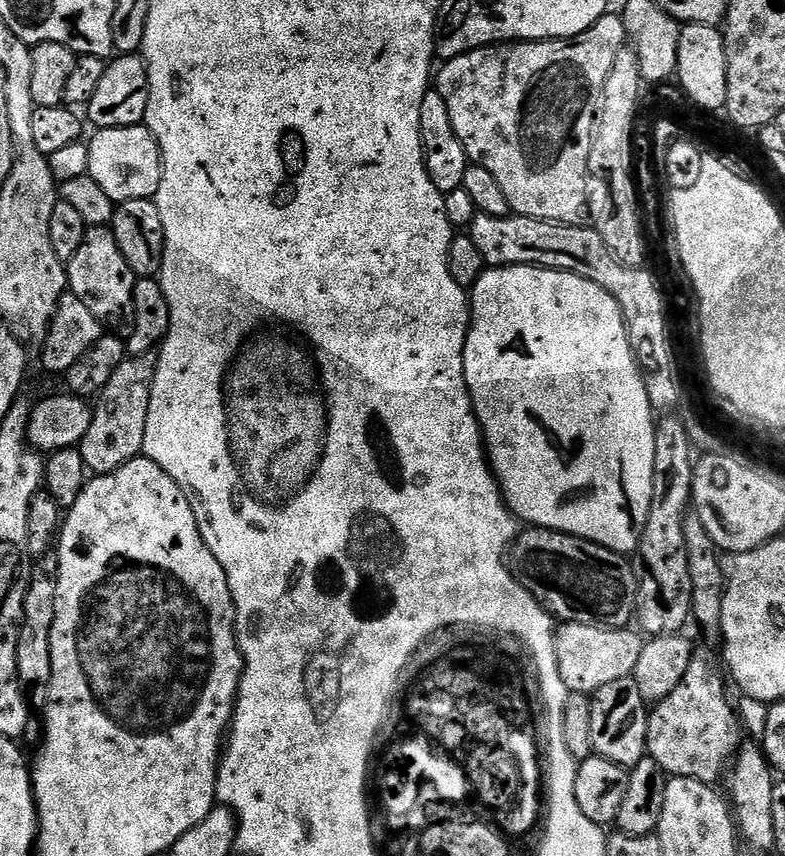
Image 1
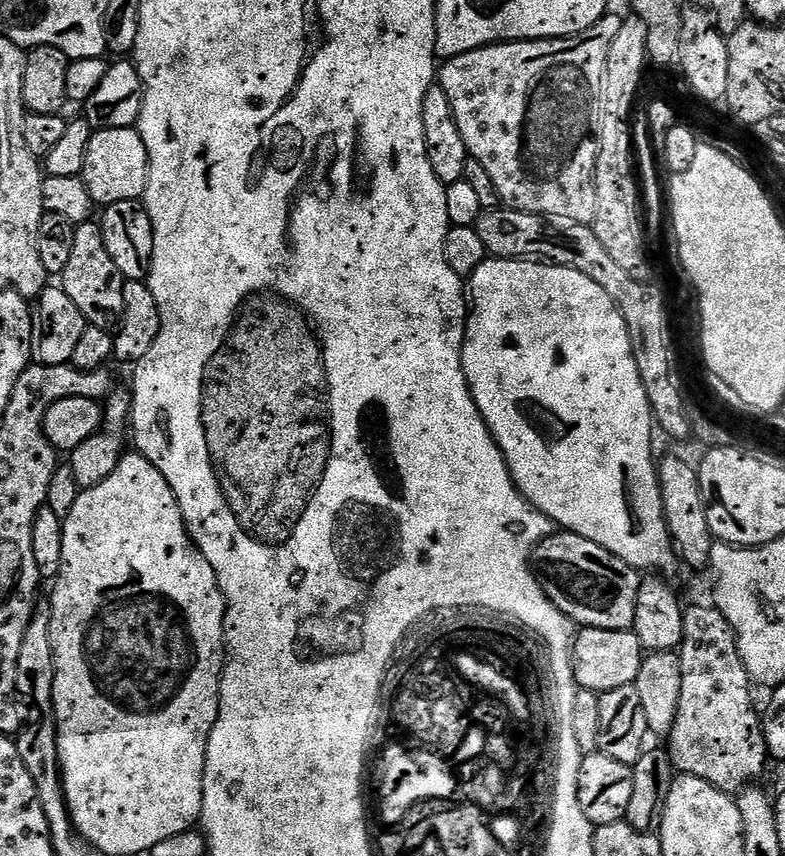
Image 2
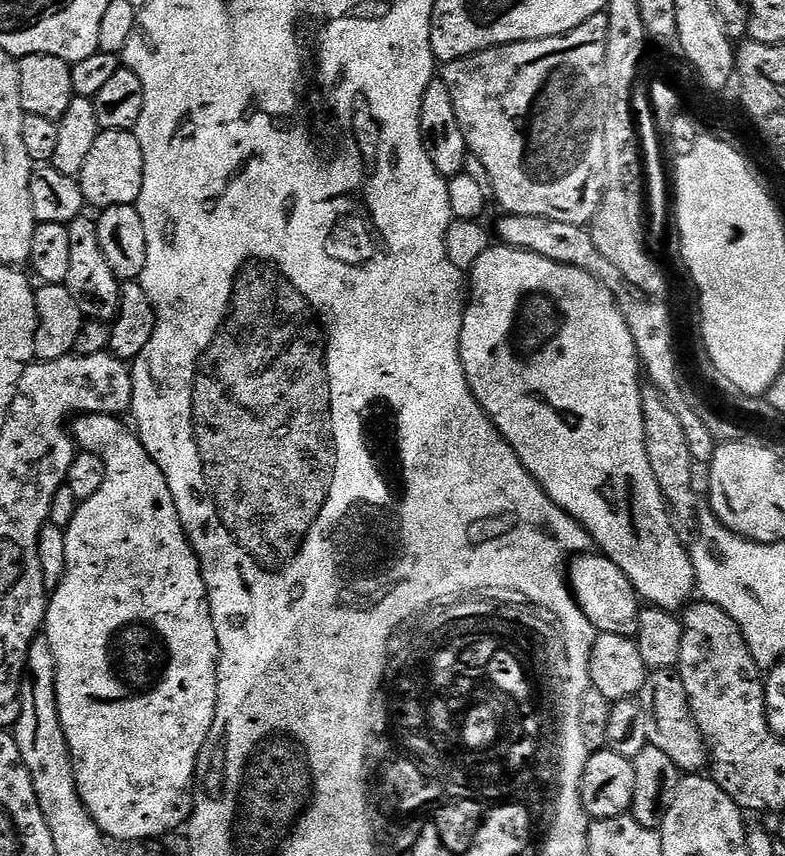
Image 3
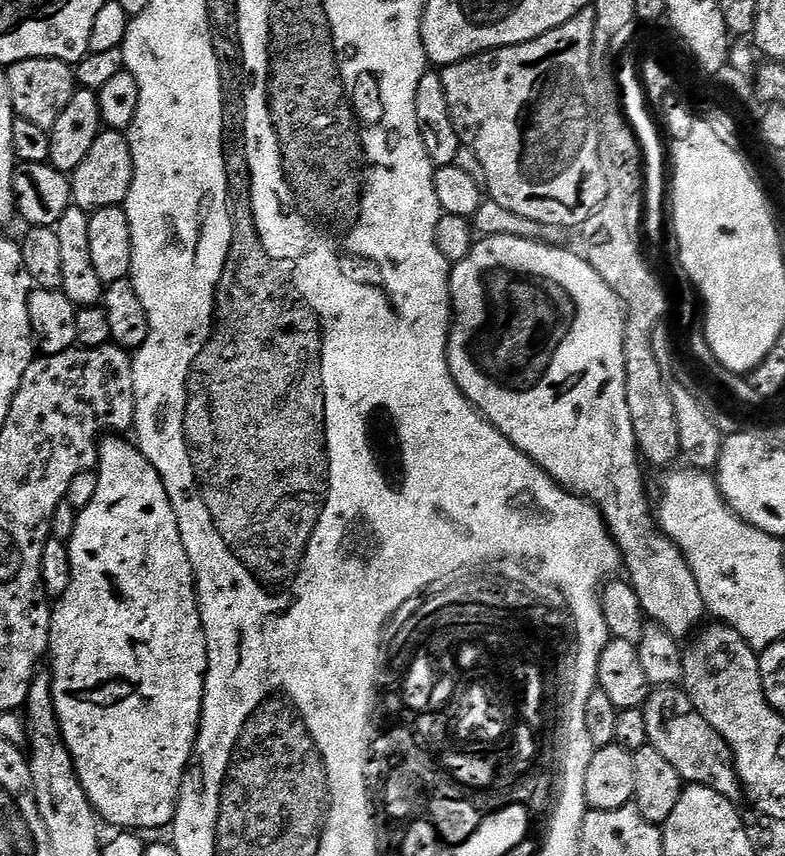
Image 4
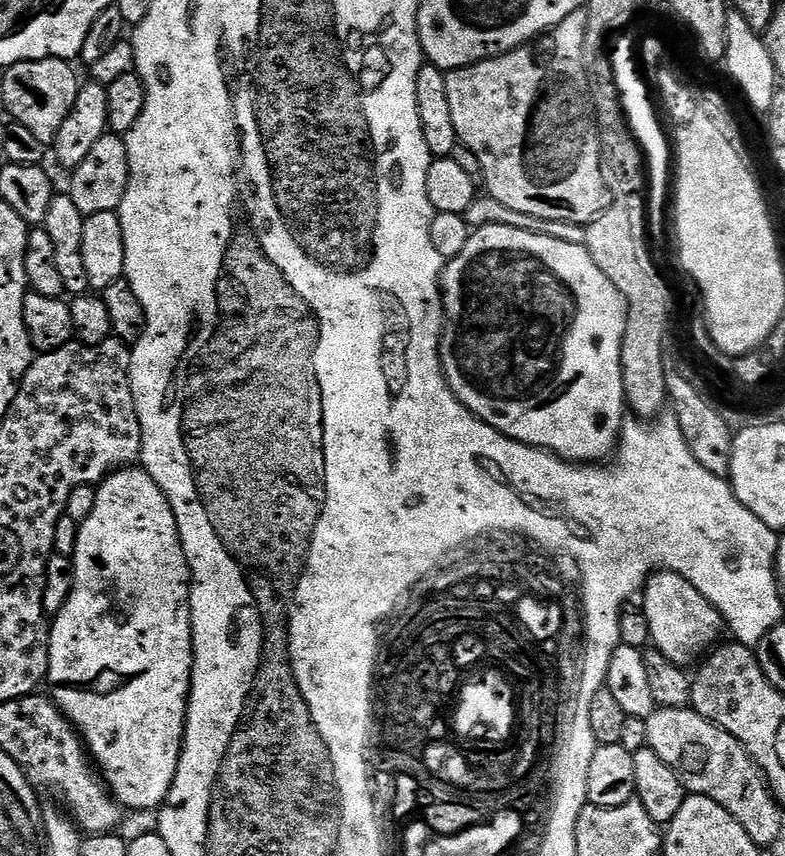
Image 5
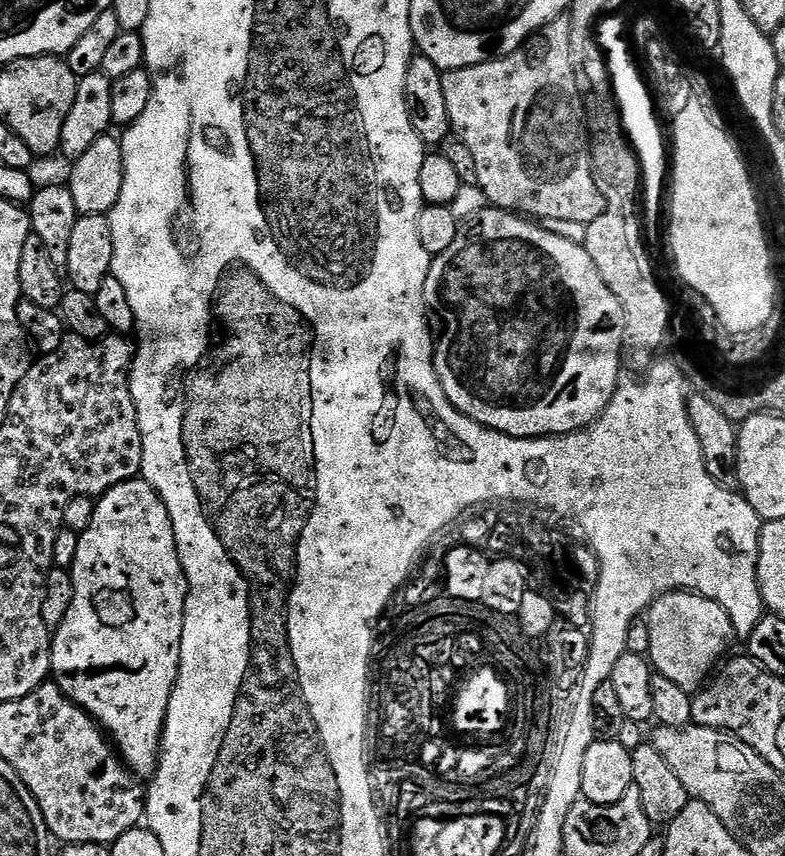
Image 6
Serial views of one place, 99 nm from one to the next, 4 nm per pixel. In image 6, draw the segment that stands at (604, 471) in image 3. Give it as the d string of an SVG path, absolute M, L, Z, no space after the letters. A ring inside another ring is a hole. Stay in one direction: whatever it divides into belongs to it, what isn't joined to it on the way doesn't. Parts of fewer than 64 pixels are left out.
M490 206L479 212L474 219L467 221L454 238L454 243L433 259L424 287L424 302L430 309L430 328L434 333L435 343L437 345L440 343L444 347L444 360L448 363L448 368L443 368L444 360L440 354L433 355L432 365L437 369L442 390L448 401L462 415L471 418L474 424L481 424L507 436L517 436L523 440L539 436L565 436L596 423L596 419L606 410L621 383L620 360L622 364L624 330L620 303L614 298L606 282L602 282L602 274L598 274L598 266L594 266L583 244L558 238L547 232L539 223L523 215ZM665 592L653 600L651 608L647 609L646 619L650 626L647 659L655 675L670 678L670 682L682 686L682 690L689 694L699 692L708 683L718 665L729 655L727 652L731 650L732 643L738 640L730 614L726 614L718 602L695 592Z

